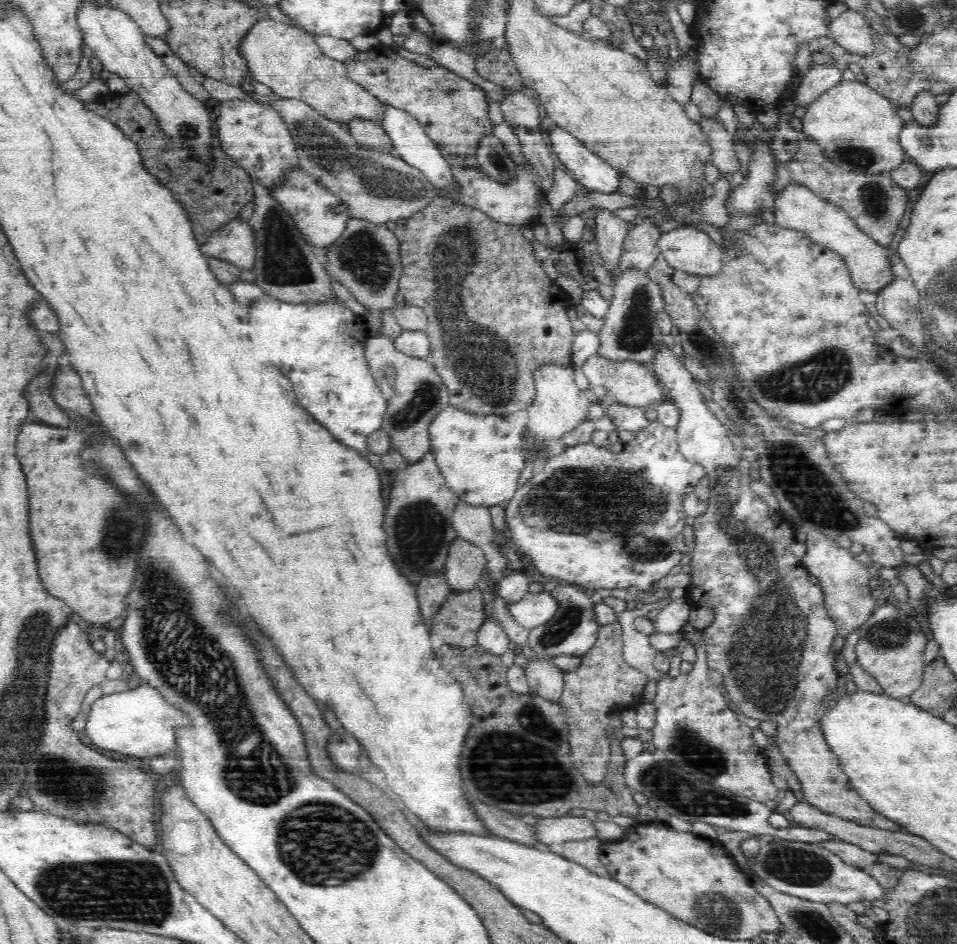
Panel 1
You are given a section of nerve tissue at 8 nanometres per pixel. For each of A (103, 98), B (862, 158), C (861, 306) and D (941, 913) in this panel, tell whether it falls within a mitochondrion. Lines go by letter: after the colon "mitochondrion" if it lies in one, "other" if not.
A: other
B: mitochondrion
C: other
D: mitochondrion

